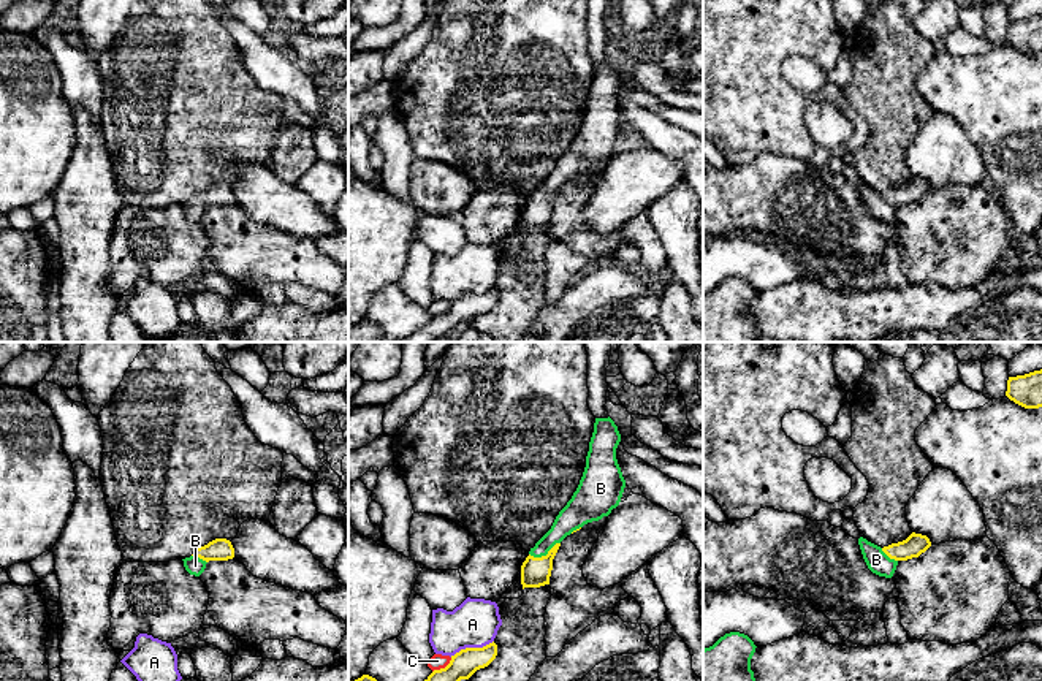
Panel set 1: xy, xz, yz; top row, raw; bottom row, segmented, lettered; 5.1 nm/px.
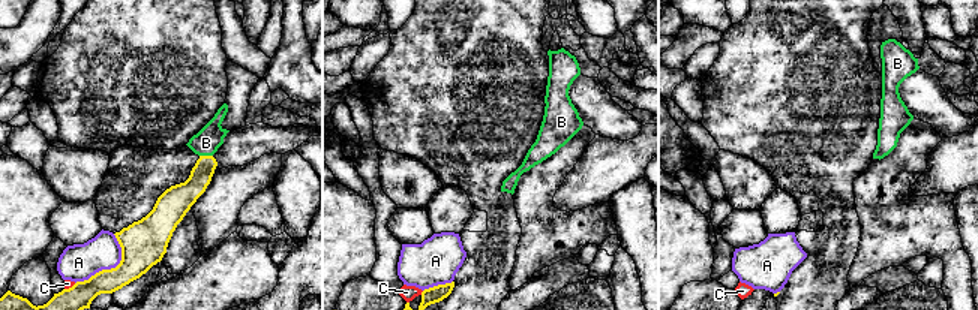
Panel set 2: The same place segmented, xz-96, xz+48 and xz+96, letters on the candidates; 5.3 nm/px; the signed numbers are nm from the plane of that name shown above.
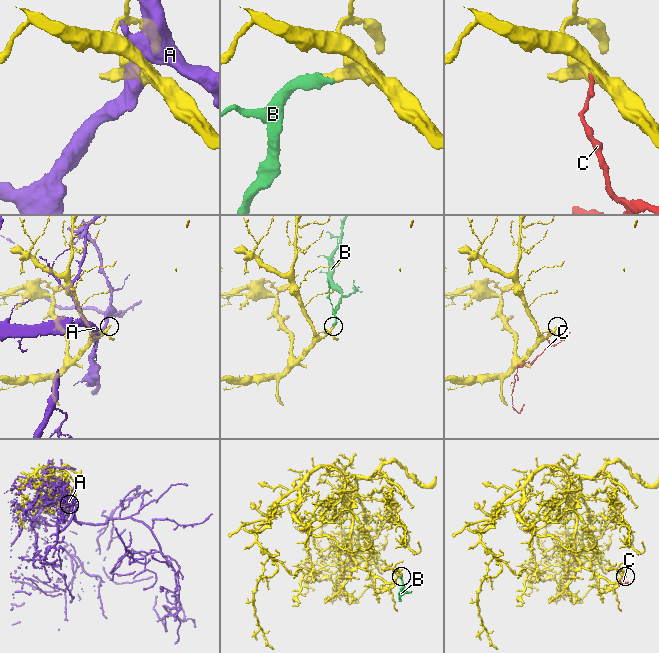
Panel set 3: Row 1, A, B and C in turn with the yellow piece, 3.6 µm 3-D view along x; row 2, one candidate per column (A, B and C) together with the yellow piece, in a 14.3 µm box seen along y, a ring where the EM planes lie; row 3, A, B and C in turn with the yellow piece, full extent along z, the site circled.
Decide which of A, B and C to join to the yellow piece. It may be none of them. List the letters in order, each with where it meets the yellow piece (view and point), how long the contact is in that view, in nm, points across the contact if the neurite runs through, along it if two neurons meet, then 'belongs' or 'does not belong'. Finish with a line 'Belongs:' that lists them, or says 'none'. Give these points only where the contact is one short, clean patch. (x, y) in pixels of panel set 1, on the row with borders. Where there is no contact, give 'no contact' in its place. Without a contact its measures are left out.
A: xz (471, 648) | 240 nm | does not belong
B: xz (543, 556) | 170 nm | across xz (536, 572), (543, 556), (551, 539), (572, 517) | belongs
C: xz (442, 669) | 130 nm | does not belong
Belongs: B

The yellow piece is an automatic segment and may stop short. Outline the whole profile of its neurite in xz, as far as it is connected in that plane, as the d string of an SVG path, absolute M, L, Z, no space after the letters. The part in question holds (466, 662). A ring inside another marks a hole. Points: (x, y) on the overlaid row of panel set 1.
M492 641L483 648L466 648L451 656L445 668L434 670L424 681L461 681L469 679L477 670L488 667L497 656Z

